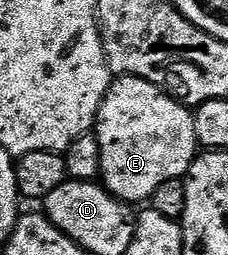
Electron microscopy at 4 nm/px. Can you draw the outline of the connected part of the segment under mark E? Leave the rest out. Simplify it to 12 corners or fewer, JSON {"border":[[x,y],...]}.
{"border":[[120,76],[99,107],[101,183],[132,206],[183,180],[192,109]]}

